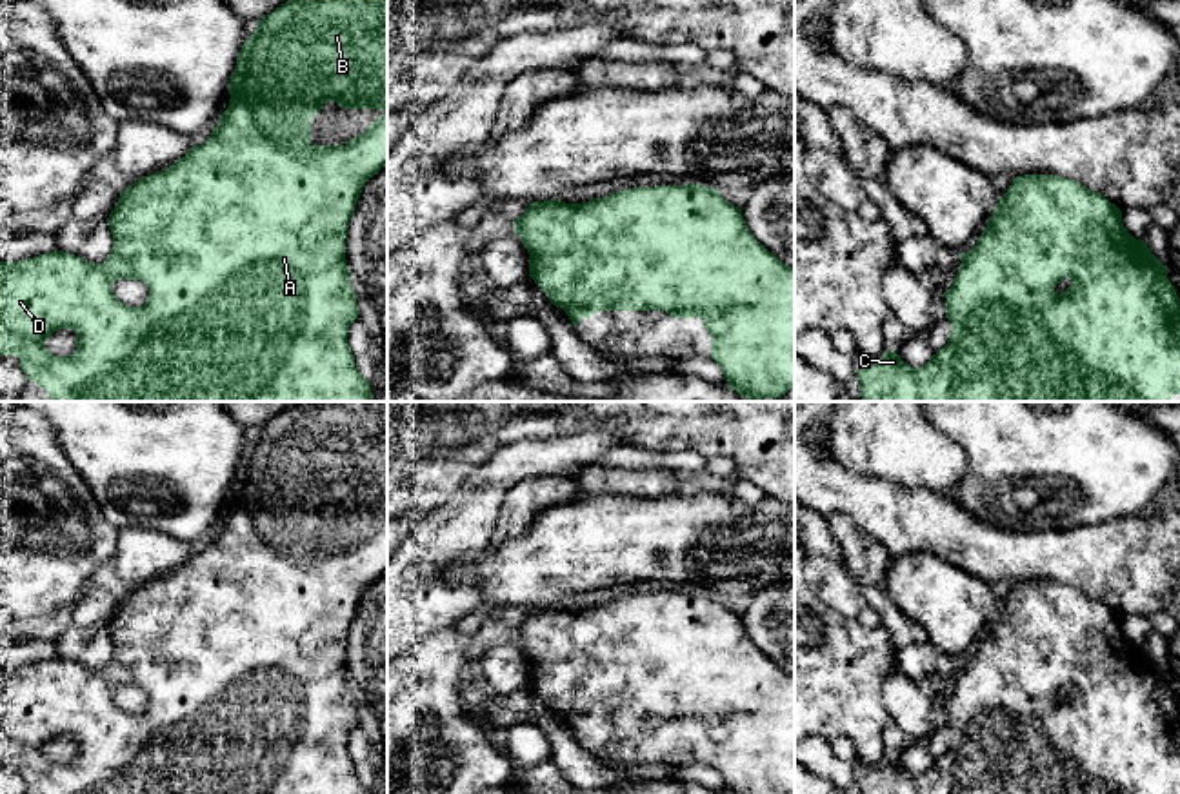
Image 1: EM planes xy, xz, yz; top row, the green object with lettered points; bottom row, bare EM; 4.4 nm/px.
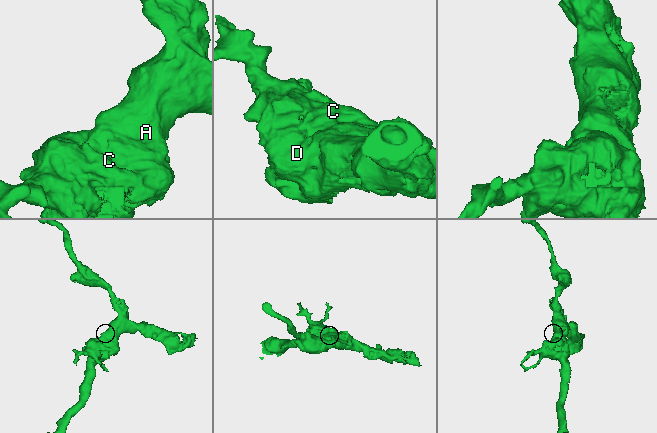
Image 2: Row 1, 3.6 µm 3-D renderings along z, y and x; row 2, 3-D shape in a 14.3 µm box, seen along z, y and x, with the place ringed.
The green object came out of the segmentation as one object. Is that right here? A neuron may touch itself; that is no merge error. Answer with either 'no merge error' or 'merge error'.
no merge error

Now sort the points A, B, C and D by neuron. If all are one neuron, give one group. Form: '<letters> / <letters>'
A B C D

